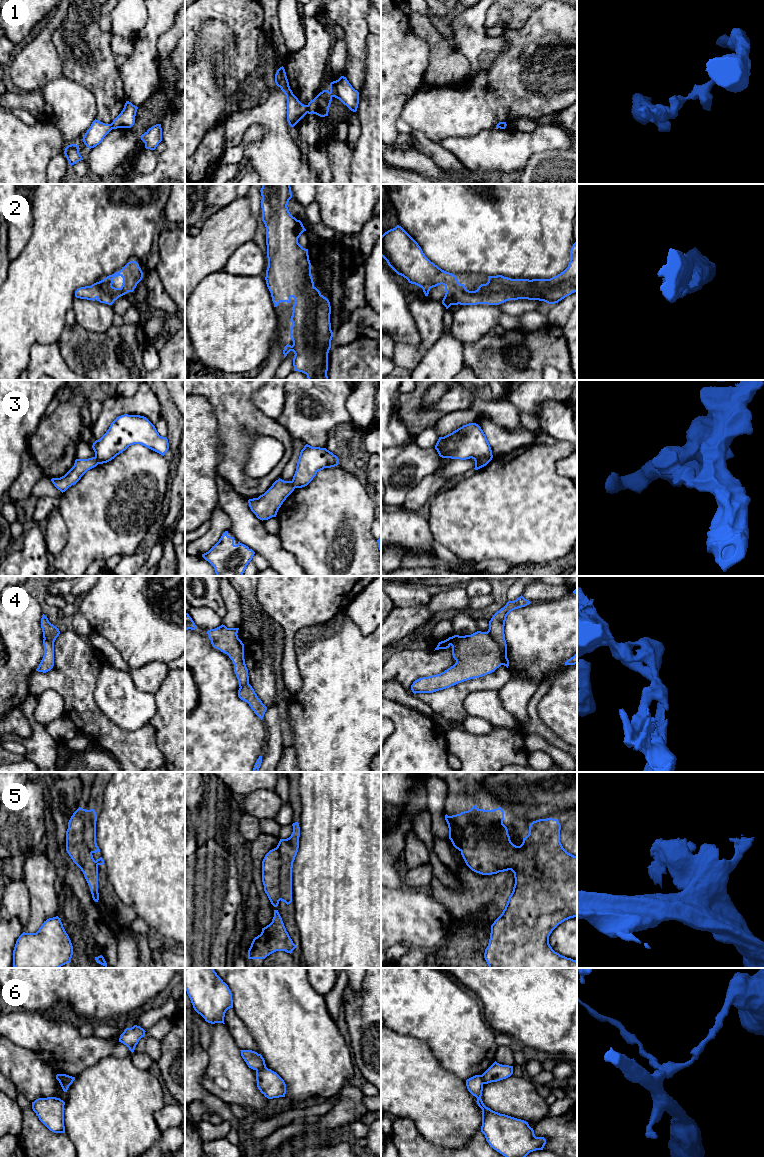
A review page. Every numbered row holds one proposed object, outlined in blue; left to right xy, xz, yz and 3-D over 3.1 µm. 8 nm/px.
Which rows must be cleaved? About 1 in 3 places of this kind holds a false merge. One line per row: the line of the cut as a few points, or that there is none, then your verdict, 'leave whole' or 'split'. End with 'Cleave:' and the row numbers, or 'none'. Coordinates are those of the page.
1: cut xz (306, 105), (307, 112); split
2: cut none; leave whole
3: cut xy (95, 456), (99, 463); split
4: cut yz (487, 631), (499, 650), (502, 664); split
5: cut xz (276, 847), (281, 858), (281, 899); split
6: cut xy (58, 1074), (68, 1086); split
Cleave: 1, 3, 4, 5, 6

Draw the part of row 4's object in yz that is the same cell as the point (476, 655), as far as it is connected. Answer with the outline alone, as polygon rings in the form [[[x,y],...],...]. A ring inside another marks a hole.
[[[488,632],[454,635],[439,642],[435,650],[447,649],[450,646],[456,663],[440,674],[415,680],[411,685],[414,694],[443,690],[490,674],[502,665],[500,650]]]

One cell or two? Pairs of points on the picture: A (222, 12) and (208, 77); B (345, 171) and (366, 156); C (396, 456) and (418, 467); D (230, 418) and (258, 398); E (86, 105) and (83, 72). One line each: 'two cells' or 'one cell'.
A: two cells
B: two cells
C: one cell
D: two cells
E: two cells

